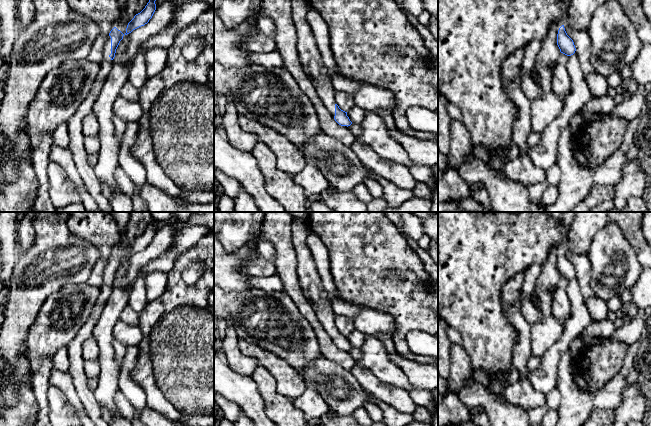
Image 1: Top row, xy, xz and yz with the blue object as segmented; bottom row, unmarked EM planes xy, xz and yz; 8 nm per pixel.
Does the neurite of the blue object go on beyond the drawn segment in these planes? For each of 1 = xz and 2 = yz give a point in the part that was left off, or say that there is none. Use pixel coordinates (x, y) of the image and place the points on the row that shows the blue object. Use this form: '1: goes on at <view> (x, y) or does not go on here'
1: goes on at xz (310, 57)
2: does not go on here

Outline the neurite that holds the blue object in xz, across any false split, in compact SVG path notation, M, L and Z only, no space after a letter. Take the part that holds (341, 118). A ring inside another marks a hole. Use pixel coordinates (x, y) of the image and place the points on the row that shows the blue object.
M292 0L292 18L296 27L299 60L303 70L311 79L318 96L326 108L341 126L350 126L352 122L347 112L341 110L334 98L336 90L332 85L330 72L324 66L322 56L316 45L314 35L306 15L311 10L309 0Z

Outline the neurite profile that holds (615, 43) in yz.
M607 0L594 11L588 33L592 40L591 61L594 72L607 79L624 66L631 65L642 47L636 27L616 0Z

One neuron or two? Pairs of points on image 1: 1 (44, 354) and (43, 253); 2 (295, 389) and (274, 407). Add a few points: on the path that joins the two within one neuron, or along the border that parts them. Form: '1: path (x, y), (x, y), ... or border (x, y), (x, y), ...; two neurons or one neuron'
1: border (60, 288), (46, 298), (32, 325); two neurons
2: border (273, 376), (276, 382), (276, 390), (291, 400); two neurons

